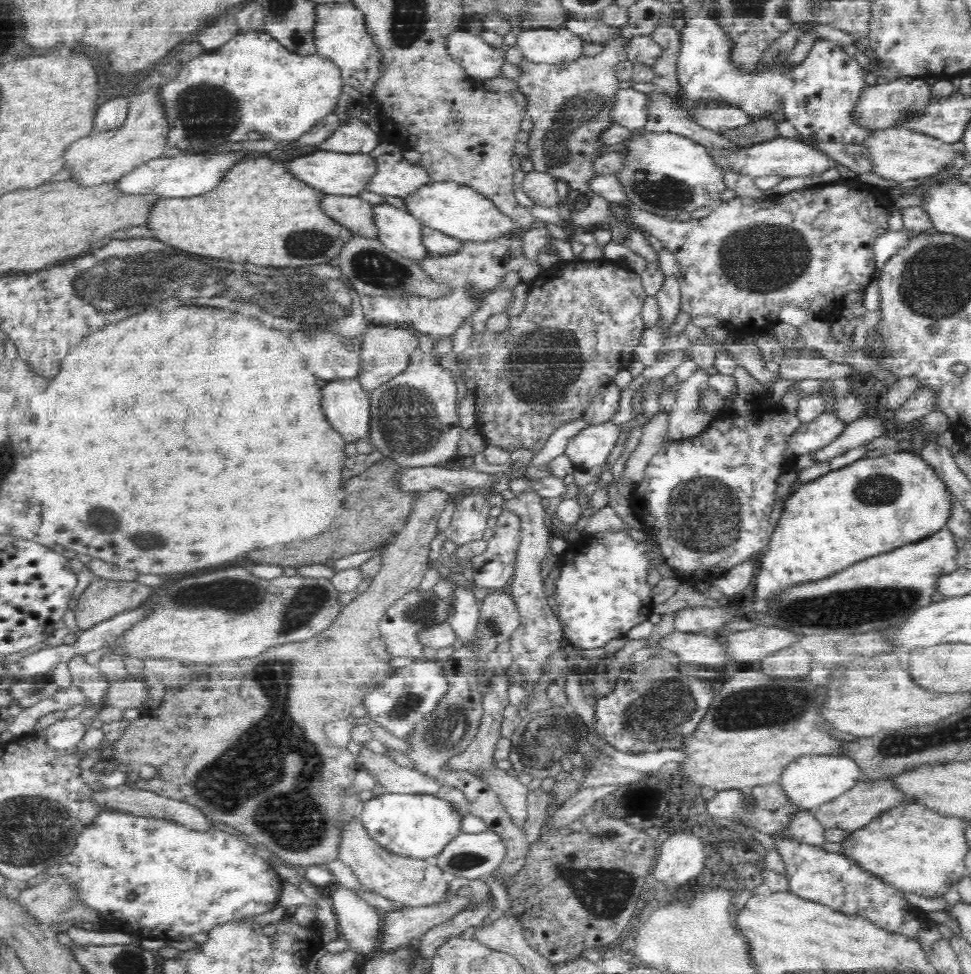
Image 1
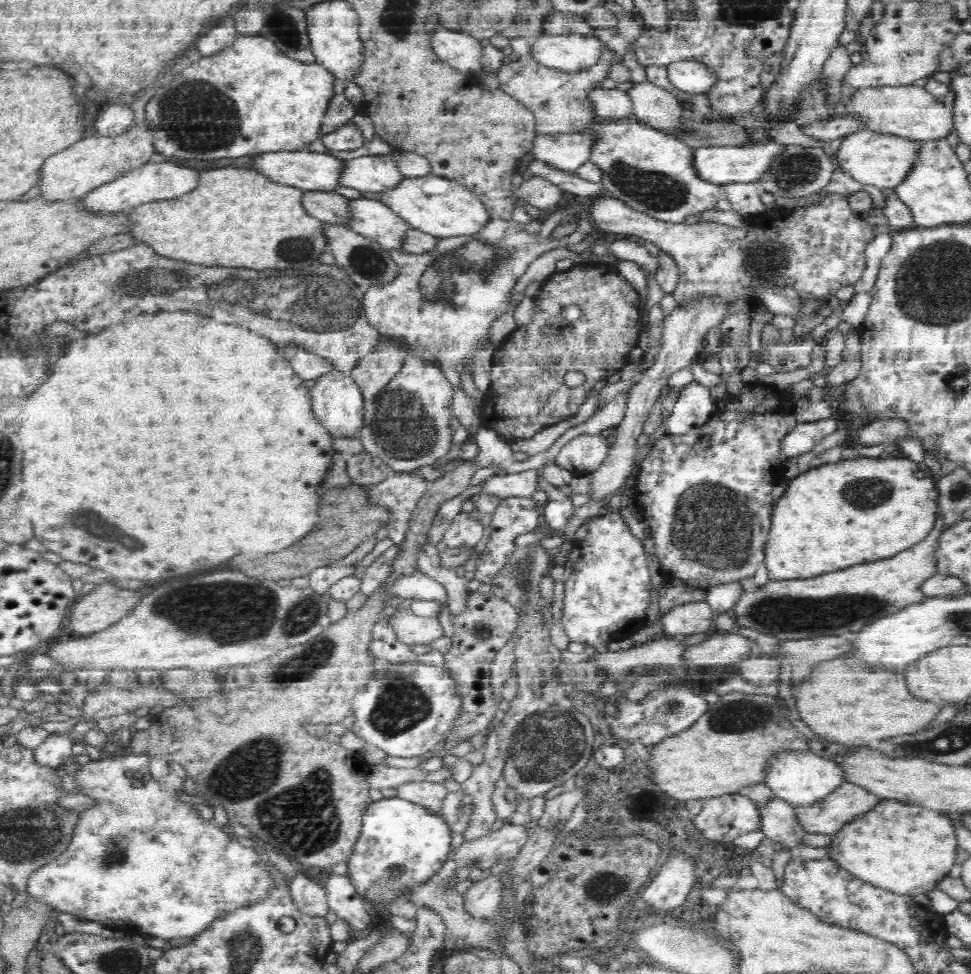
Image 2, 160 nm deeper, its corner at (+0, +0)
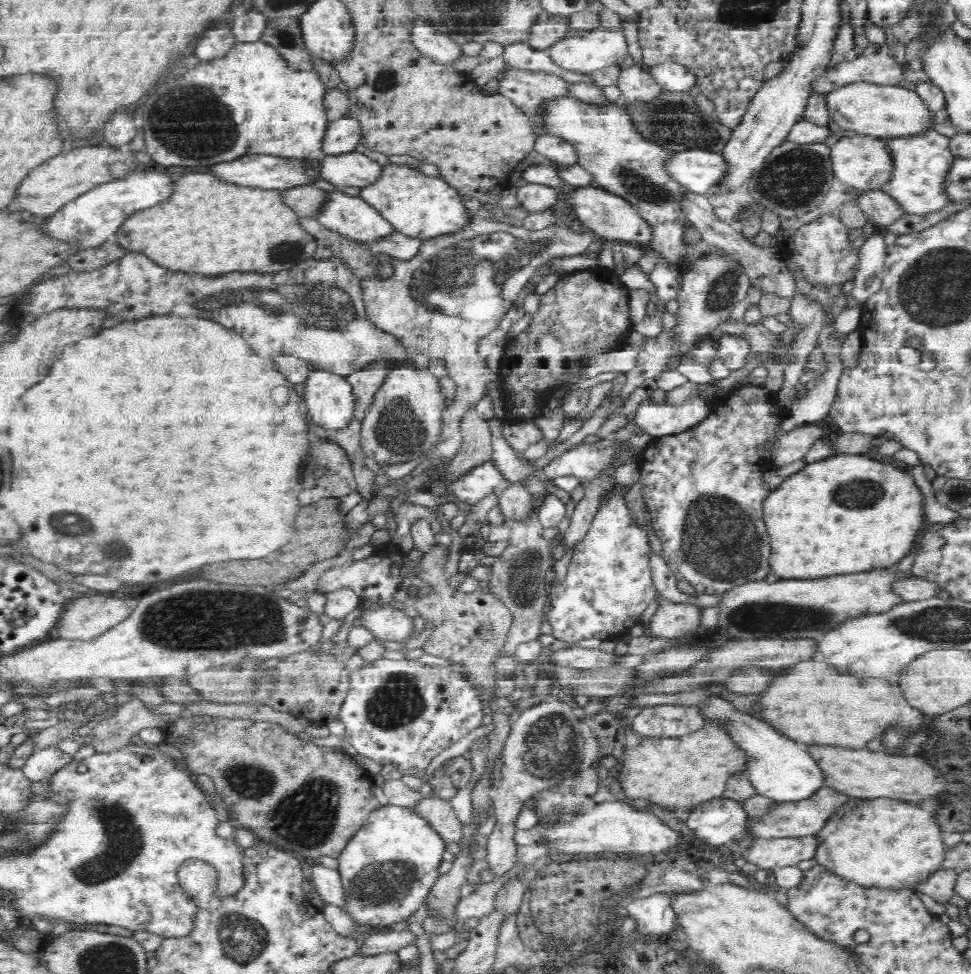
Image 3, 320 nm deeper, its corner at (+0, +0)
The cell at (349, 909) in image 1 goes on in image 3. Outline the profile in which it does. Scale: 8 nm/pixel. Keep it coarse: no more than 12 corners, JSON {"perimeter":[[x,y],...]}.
{"perimeter":[[310,864],[316,891],[325,904],[345,909],[339,870]]}

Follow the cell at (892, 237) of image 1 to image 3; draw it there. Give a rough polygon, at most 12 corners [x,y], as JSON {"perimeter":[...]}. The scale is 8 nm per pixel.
{"perimeter":[[873,234],[859,251],[850,296],[862,310],[878,292],[887,255]]}

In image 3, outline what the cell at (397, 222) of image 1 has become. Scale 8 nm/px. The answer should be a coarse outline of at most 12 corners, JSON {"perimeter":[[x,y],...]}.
{"perimeter":[[331,194],[318,219],[368,245],[396,232],[360,195]]}

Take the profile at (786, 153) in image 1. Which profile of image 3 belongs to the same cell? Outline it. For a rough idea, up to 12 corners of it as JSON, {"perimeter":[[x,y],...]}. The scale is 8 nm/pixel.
{"perimeter":[[721,152],[676,153],[670,175],[696,194],[732,172]]}

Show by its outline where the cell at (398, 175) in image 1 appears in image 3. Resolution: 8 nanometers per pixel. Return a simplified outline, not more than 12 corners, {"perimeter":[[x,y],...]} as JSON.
{"perimeter":[[356,151],[323,159],[321,178],[366,188],[386,167]]}

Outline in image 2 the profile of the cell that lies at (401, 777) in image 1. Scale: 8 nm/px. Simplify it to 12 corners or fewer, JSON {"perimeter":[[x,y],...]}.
{"perimeter":[[410,780],[394,796],[440,812],[444,783]]}

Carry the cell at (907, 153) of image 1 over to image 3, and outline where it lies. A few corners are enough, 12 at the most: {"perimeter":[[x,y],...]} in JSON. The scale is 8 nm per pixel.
{"perimeter":[[858,133],[830,148],[839,181],[885,187],[896,170],[886,139]]}

